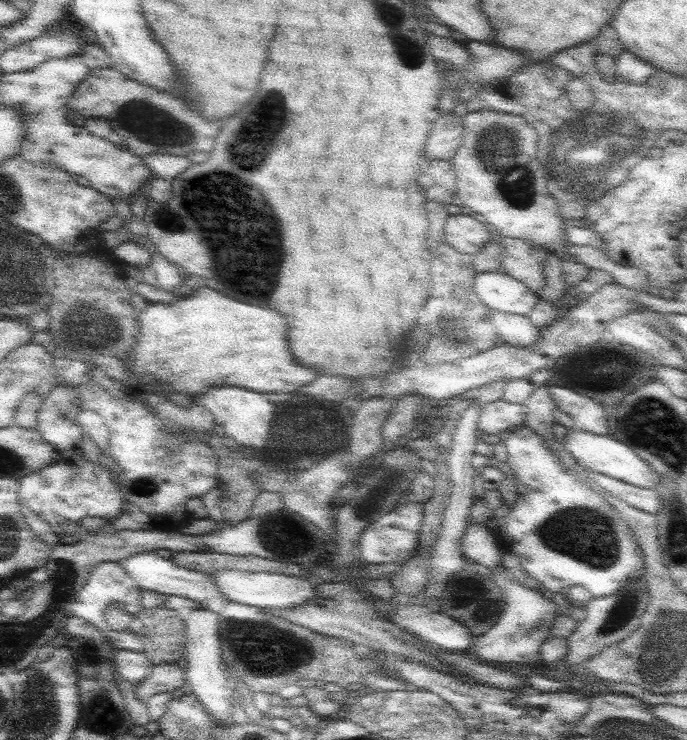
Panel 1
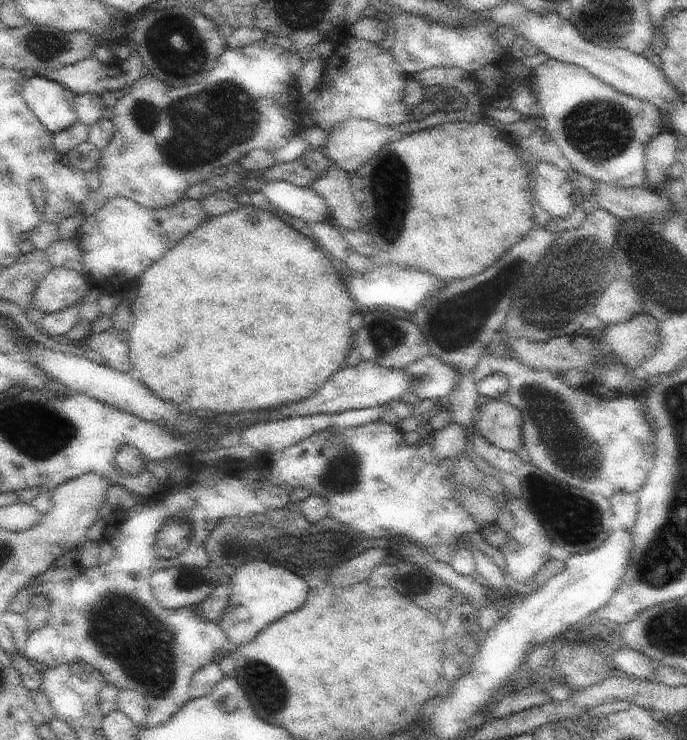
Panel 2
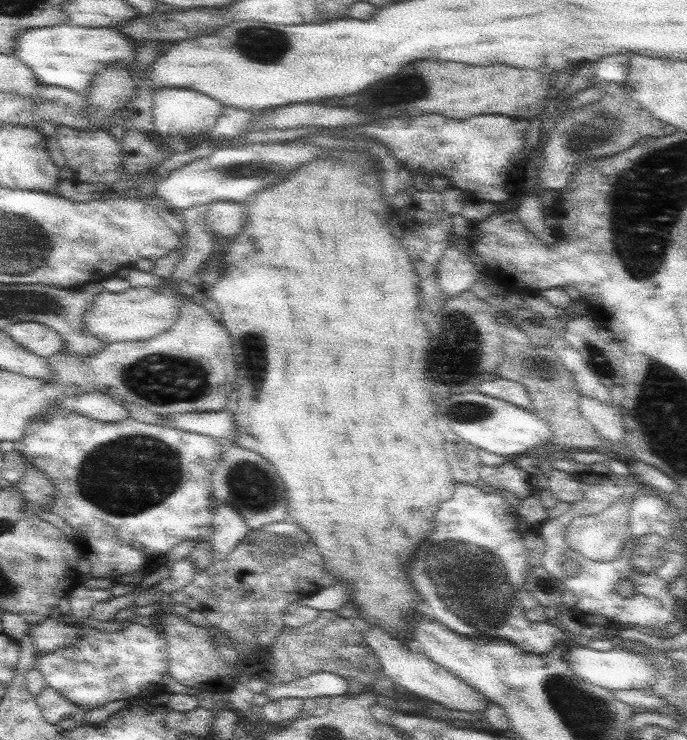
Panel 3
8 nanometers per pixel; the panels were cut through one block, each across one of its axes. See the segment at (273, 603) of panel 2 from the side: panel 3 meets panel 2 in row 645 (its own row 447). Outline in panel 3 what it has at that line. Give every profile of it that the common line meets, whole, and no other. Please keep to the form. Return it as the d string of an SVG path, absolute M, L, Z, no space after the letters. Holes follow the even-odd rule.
M235 443L222 454L222 460L212 472L211 480L212 495L220 505L231 505L242 514L251 529L286 521L288 518L288 498L284 496L286 486L276 472L276 467L256 450L242 448Z

